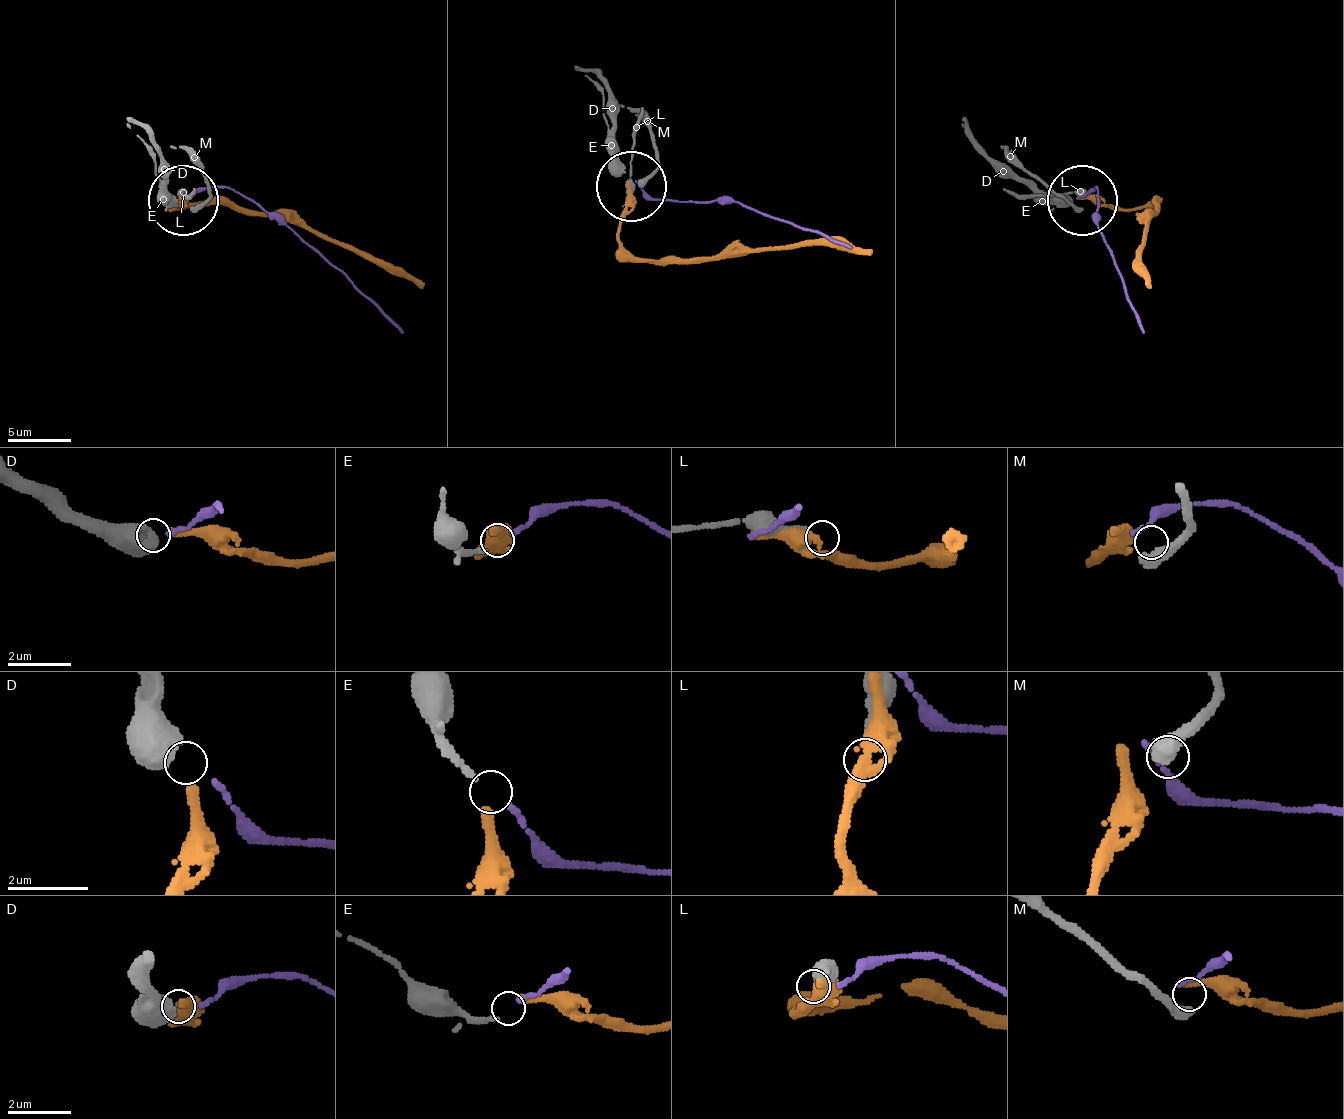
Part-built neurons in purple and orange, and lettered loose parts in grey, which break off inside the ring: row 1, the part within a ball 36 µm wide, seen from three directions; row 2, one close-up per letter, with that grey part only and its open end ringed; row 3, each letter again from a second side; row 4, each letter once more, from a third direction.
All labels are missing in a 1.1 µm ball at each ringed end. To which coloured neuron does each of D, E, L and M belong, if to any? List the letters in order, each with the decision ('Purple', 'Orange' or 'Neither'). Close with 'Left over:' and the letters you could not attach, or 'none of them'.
D: Orange
E: Purple
L: Neither
M: Neither
Left over: L, M

